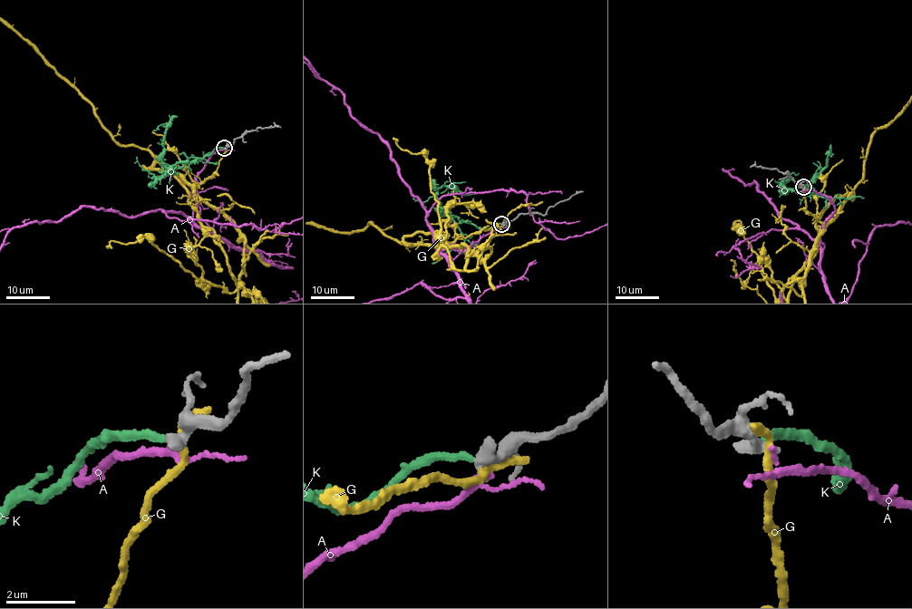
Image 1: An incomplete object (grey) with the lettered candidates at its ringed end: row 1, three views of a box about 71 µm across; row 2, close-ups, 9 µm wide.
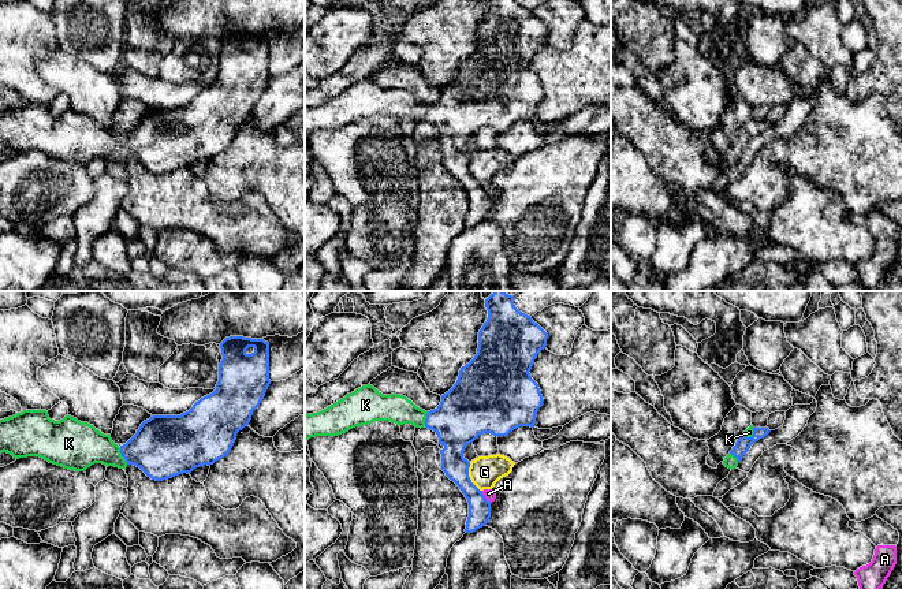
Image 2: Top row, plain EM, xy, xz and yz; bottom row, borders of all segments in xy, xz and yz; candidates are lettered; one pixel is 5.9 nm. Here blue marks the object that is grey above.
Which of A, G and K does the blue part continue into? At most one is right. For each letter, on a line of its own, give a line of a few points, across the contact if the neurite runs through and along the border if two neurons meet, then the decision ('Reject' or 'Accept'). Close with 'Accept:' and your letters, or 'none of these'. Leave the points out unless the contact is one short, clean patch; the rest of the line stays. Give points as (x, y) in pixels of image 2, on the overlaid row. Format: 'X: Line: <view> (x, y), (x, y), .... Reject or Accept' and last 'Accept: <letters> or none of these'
A: Line: xz (481, 491), (491, 502). Reject
G: Line: xz (469, 462), (469, 478), (481, 491). Reject
K: Line: xy (163, 447), (122, 455), (81, 444). Accept
Accept: K

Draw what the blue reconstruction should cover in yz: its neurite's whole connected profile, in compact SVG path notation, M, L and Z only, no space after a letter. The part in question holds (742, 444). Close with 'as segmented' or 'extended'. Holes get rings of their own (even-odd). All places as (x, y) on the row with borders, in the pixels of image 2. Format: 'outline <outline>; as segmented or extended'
outline M750 425L737 440L735 446L730 451L730 454L724 458L723 465L728 469L735 469L738 462L743 458L743 455L749 451L749 447L765 437L771 430L768 428L754 428Z; extended

